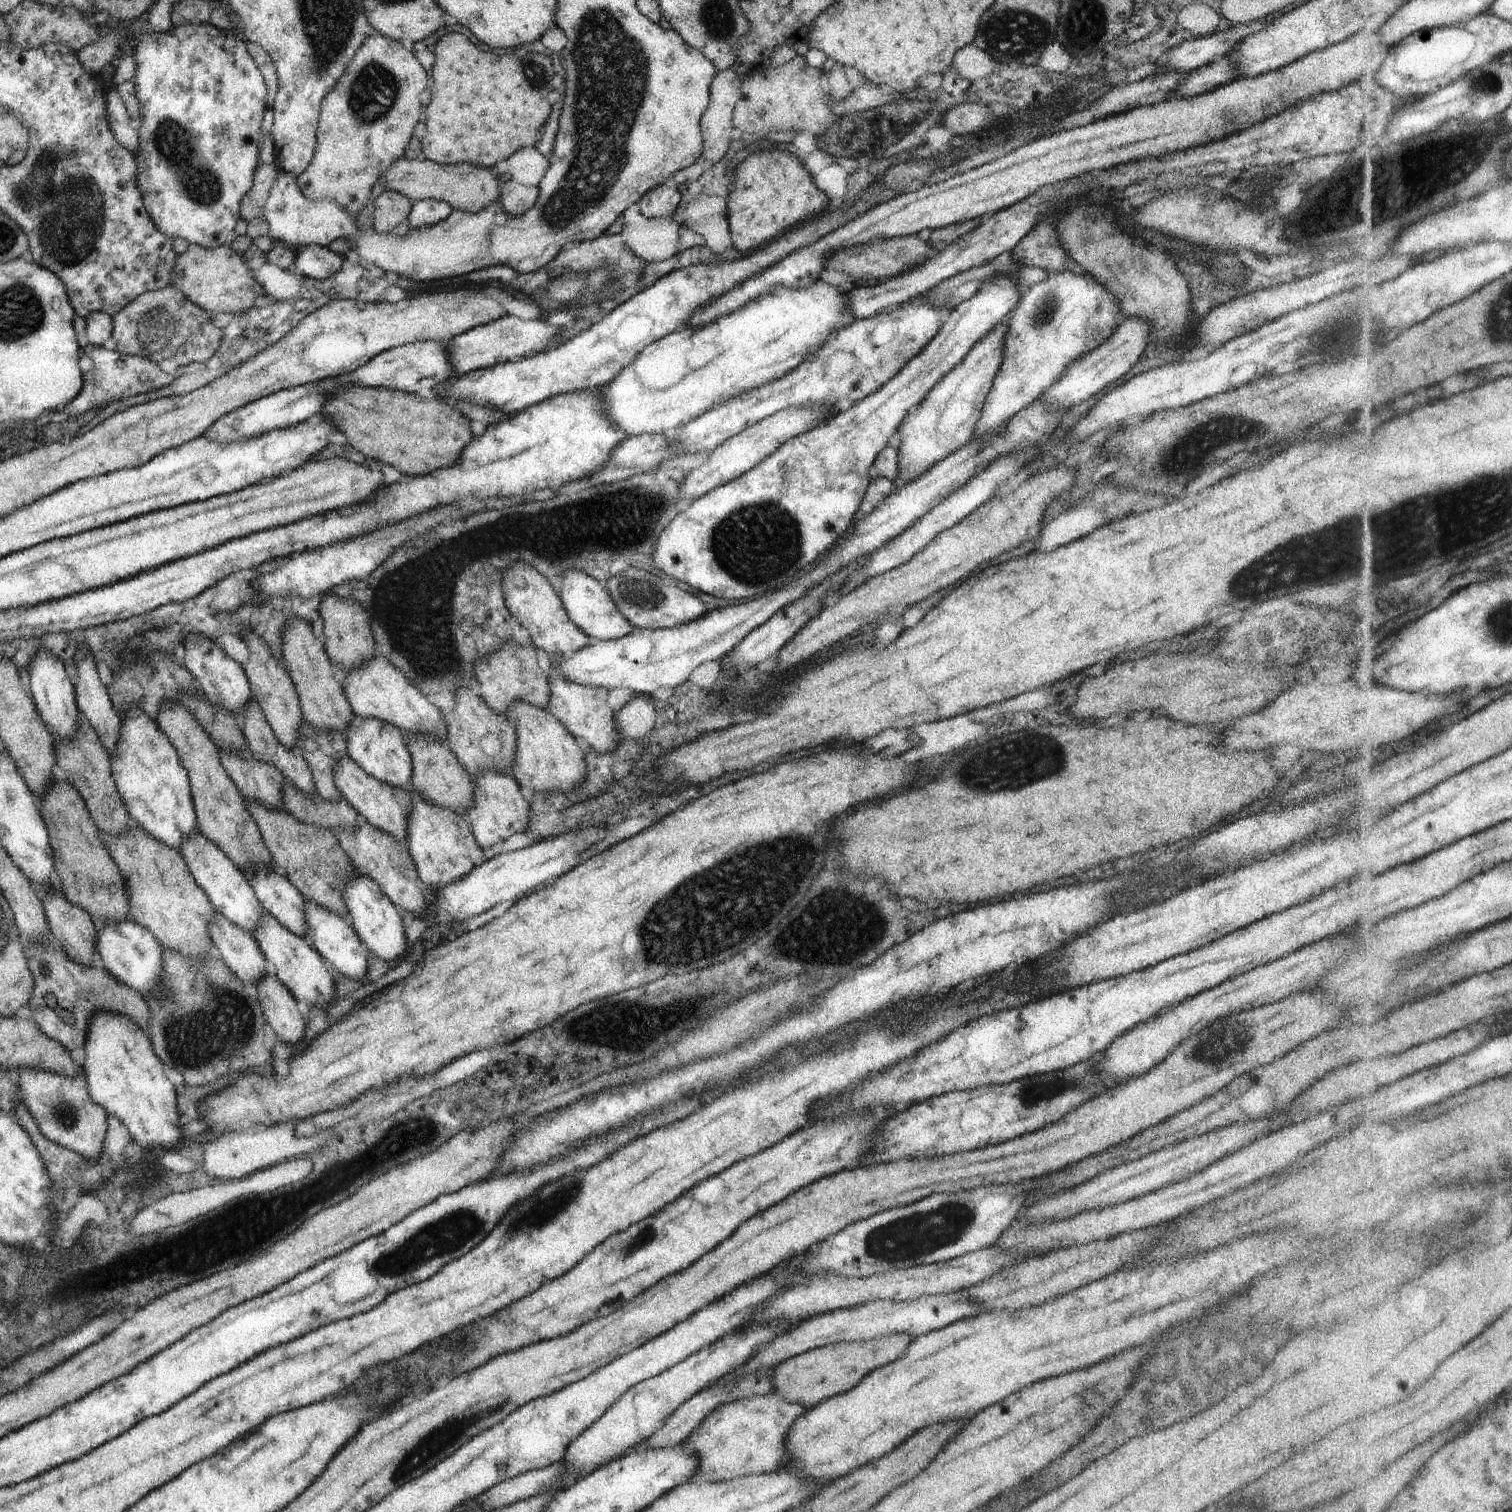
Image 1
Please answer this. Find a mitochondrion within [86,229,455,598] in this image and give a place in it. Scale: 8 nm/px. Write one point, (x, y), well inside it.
(152, 328)

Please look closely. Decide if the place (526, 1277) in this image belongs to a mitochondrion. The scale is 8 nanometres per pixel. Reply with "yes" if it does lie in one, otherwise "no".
no

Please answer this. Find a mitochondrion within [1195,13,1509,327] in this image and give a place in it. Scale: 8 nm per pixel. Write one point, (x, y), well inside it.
(1461, 157)

